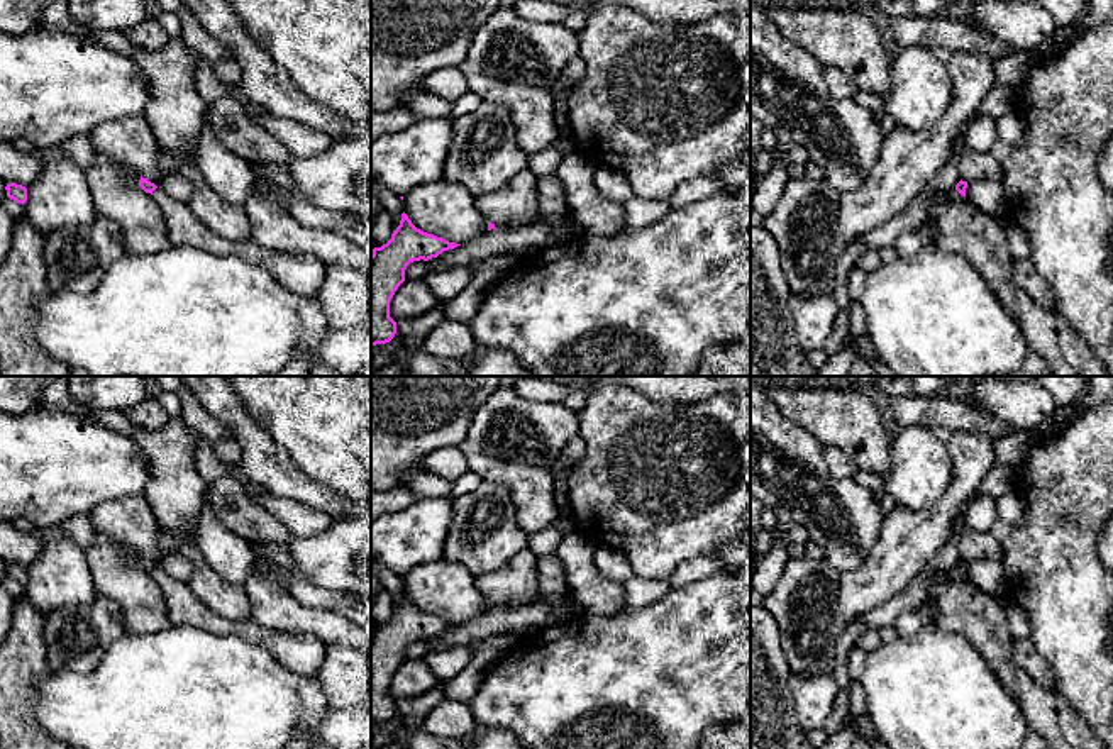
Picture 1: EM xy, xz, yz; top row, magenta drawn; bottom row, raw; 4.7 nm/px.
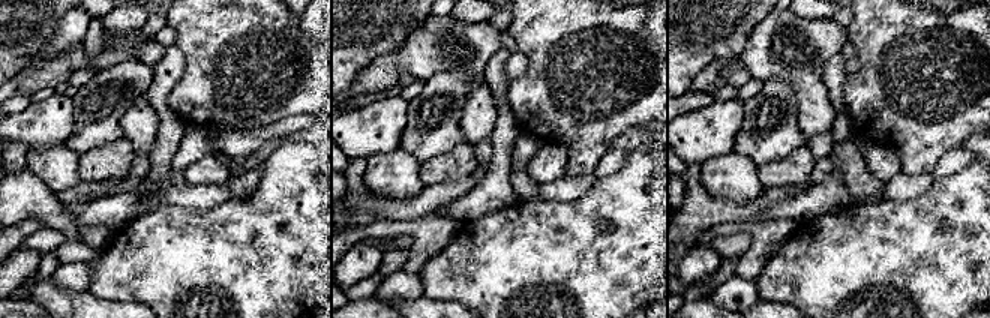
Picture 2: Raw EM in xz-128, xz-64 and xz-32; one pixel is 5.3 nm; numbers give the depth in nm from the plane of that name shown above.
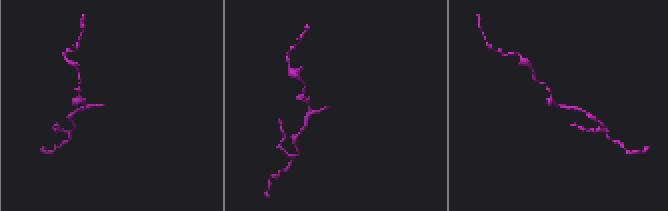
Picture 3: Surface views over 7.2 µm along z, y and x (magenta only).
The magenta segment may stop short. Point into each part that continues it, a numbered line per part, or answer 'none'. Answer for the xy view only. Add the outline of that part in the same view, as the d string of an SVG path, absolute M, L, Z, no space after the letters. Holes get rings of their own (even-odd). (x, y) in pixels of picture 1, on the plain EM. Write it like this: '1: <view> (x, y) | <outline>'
1: xy (304, 654) | M161 568L152 571L166 603L171 625L193 625L208 632L237 635L266 649L276 661L296 674L317 676L324 664L327 644L302 632L280 632L249 619L229 619L207 607L186 581L168 576Z

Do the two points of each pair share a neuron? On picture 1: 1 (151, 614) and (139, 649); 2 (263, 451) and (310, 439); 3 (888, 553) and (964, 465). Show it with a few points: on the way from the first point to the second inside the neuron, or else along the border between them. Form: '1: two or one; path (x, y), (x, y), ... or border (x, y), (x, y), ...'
1: two; border (170, 624), (155, 632), (126, 634)
2: two; border (253, 417), (307, 475)
3: one; path (913, 538), (963, 490)

